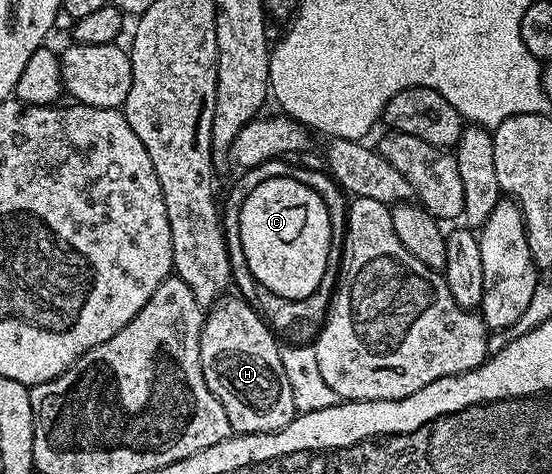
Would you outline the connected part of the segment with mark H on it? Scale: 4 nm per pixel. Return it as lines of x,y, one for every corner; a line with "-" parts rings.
223,297
209,307
200,332
204,384
220,400
230,429
237,434
271,434
297,417
292,384
284,372
279,339
249,301

